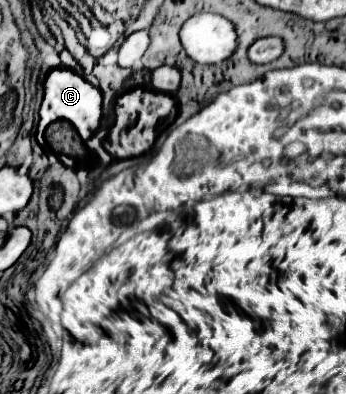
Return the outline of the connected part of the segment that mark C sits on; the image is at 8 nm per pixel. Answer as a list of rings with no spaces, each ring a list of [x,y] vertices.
[[[53,69],[45,81],[45,97],[39,109],[41,121],[39,121],[39,133],[43,133],[53,121],[65,119],[69,121],[77,133],[81,135],[83,141],[91,139],[91,133],[97,131],[99,123],[101,123],[101,103],[103,103],[103,95],[99,89],[95,89],[89,81],[85,81],[79,73],[71,71],[71,69]]]

